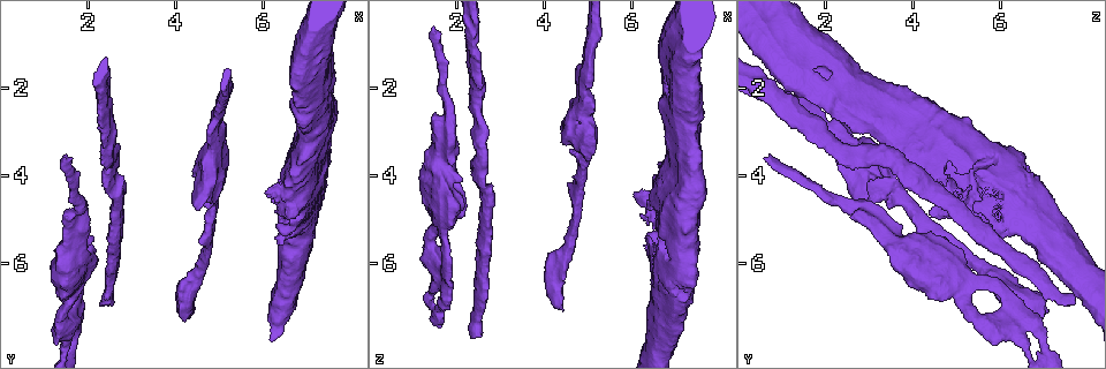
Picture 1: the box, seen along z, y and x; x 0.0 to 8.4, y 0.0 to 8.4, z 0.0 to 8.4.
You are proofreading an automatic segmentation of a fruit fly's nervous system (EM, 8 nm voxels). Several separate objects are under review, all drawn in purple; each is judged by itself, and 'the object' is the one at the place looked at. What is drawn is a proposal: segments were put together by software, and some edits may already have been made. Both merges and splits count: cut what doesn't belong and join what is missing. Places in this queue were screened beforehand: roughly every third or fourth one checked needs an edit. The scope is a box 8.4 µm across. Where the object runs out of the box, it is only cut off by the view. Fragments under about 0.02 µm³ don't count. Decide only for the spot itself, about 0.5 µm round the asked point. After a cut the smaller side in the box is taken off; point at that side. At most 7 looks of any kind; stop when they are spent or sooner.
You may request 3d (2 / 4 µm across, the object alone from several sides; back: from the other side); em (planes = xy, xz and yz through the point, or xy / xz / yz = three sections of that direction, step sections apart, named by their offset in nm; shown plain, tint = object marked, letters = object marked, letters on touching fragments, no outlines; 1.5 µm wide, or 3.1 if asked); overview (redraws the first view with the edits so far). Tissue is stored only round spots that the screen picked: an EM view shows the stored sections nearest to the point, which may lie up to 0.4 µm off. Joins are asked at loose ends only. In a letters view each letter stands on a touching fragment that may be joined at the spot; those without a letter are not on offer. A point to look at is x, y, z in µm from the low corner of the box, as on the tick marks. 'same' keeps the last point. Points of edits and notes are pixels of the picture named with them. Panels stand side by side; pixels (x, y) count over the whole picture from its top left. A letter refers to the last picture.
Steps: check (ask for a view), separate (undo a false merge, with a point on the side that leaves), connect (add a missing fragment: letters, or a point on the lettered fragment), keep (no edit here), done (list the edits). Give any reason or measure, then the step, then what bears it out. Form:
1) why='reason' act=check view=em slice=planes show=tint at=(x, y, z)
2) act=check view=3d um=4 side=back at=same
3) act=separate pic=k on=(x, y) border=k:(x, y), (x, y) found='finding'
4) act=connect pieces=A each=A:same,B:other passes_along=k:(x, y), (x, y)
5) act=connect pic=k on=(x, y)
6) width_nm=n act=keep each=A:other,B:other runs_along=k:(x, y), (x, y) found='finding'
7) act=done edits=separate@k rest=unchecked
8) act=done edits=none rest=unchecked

why='calibre changes' act=check view=3d um=2 at=(4.55, 6.25, 5.70)

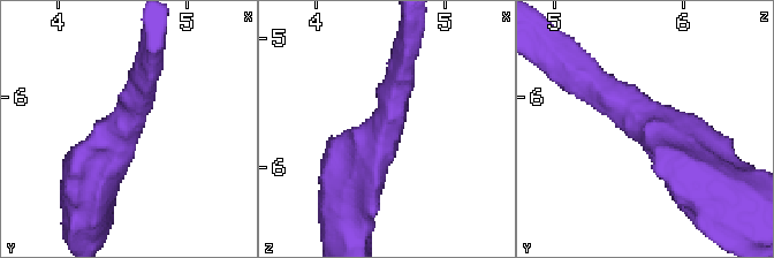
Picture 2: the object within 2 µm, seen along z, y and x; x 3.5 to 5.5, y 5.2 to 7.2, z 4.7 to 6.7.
arm_widths_nm=200,460 act=check view=em slice=xy step=8 show=letters at=(4.54, 6.24, 5.74)

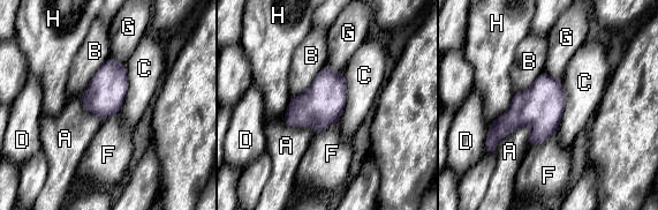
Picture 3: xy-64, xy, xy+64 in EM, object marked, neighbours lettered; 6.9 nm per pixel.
act=check view=em slice=planes show=letters at=same

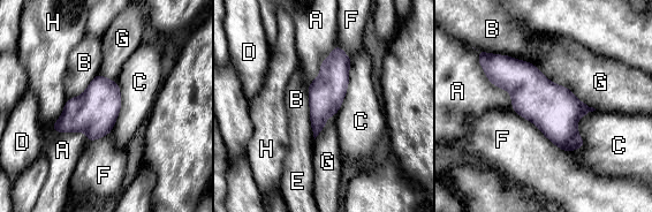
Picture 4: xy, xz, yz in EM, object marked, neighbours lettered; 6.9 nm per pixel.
act=keep each=A:other,B:other,C:other,D:other,E:other,F:other,G:other,H:other border=4:(596, 110), (566, 151) found='all the same cell'

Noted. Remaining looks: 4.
why='three-way junction' act=check view=3d um=4 at=(4.90, 4.45, 3.65)

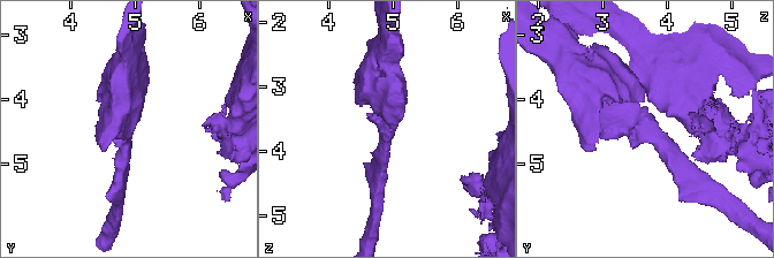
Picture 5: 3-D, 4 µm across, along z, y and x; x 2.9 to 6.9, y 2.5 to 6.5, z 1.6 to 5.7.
arms=3 arm_widths_nm=170,200,220 act=check view=em slice=planes show=letters at=(4.90, 4.50, 3.65)

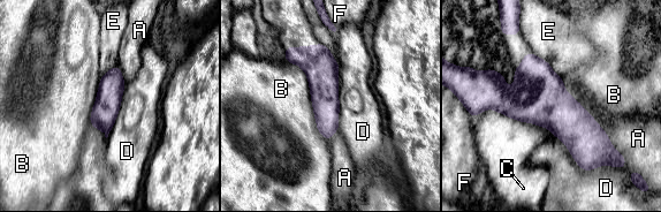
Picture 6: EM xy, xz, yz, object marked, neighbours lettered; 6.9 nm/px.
longest_contact=B:650nm act=keep each=A:other,B:other,C:other,D:other,E:other,F:other border=6:(552, 131), (565, 144), (579, 167) found='all the same cell'

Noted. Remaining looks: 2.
act=done edits=none rest=unchecked

